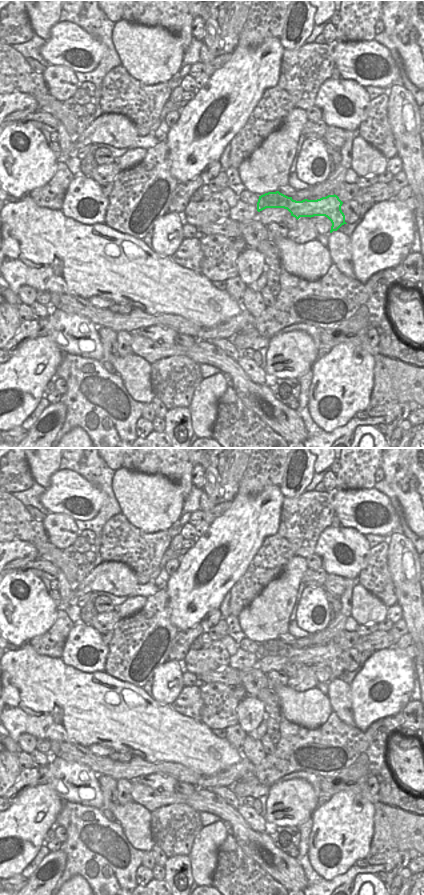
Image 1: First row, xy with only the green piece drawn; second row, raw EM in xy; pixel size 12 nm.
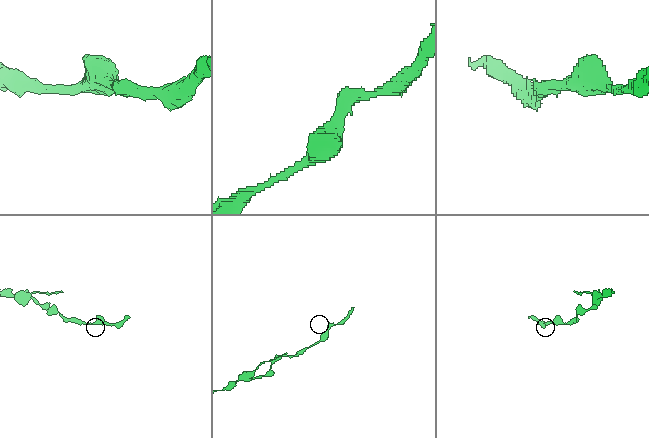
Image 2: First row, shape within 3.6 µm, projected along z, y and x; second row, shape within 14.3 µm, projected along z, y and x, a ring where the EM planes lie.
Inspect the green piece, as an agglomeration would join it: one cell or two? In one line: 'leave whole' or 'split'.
leave whole

